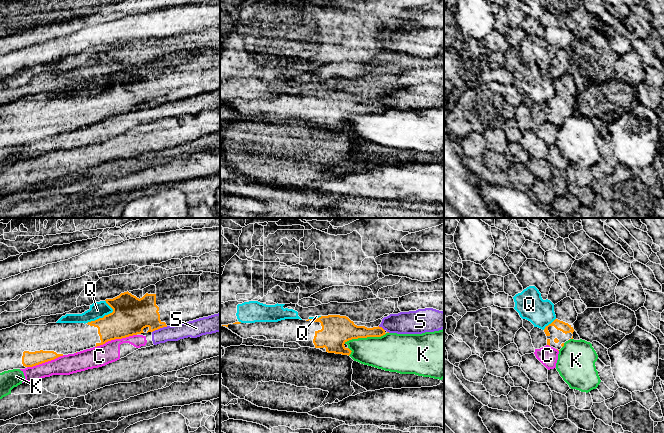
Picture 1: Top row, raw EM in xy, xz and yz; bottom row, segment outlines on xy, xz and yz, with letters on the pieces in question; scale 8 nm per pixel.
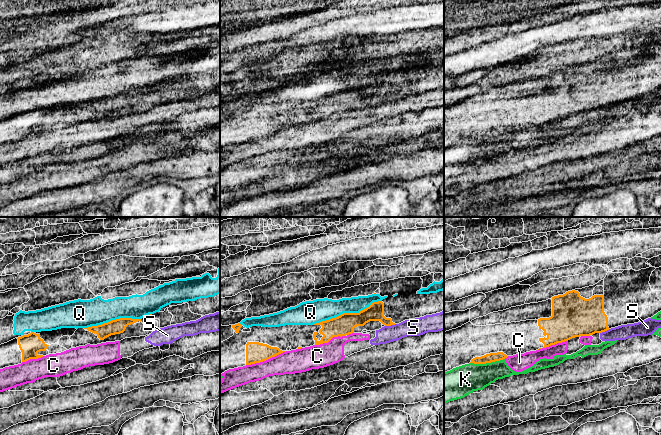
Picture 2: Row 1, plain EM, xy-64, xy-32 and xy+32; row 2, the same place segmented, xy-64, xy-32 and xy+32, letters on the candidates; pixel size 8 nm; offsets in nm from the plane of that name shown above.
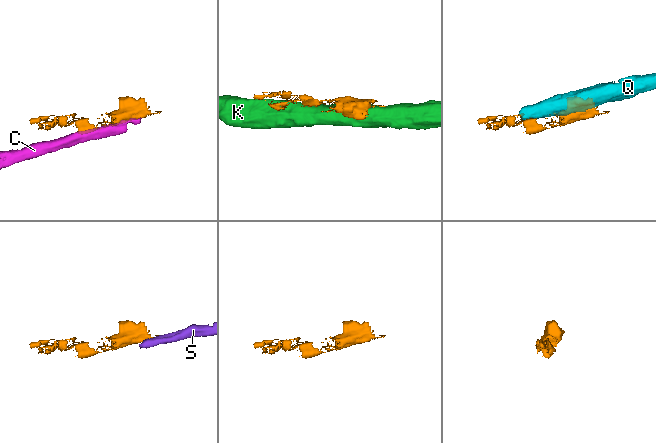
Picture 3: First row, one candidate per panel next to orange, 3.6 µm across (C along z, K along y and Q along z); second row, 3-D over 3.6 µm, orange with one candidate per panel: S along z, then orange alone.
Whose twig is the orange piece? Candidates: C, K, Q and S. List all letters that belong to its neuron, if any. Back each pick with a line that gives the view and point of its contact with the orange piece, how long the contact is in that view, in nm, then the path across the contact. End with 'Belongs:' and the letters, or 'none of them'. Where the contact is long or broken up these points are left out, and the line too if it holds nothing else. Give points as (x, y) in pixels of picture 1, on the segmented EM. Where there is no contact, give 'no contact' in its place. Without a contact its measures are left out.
Belongs: none of them

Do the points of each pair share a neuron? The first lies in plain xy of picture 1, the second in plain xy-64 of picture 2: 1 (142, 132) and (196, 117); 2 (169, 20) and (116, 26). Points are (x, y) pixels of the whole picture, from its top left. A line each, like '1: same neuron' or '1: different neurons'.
1: same neuron
2: same neuron

